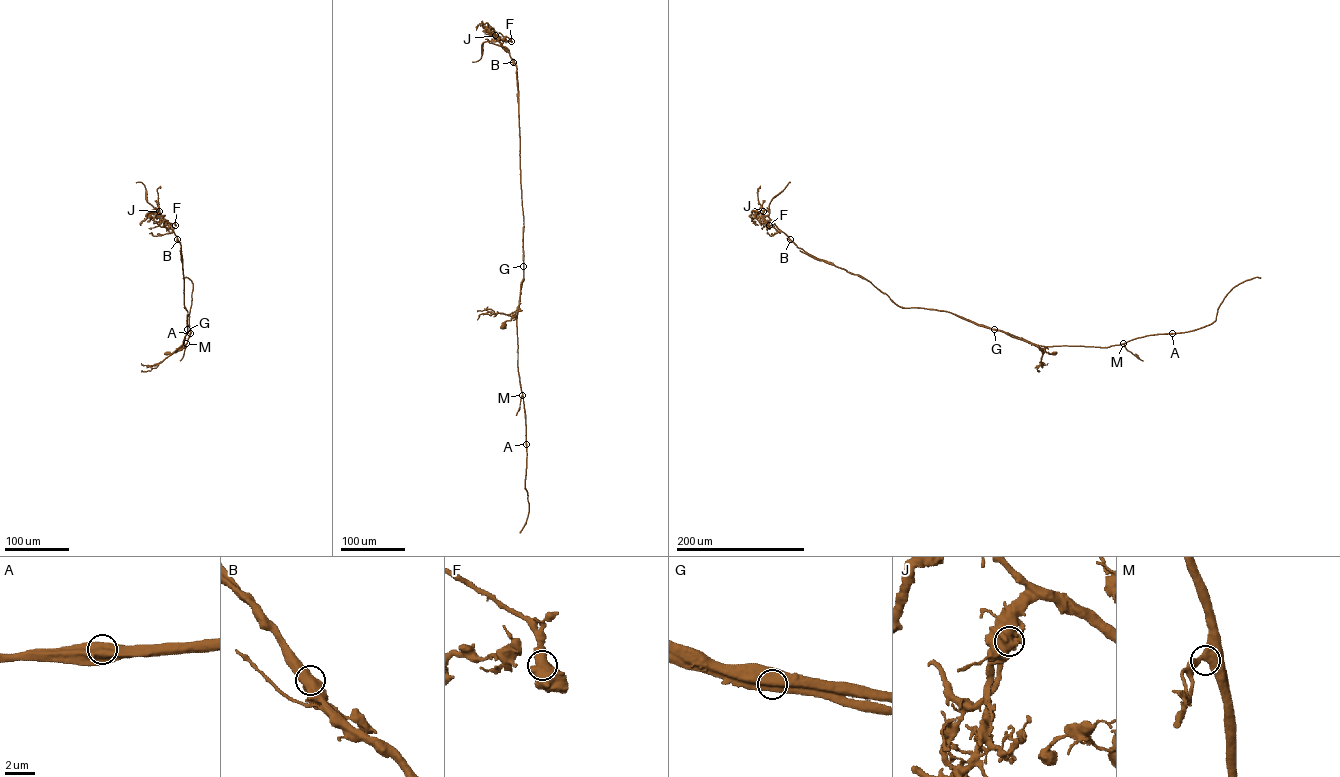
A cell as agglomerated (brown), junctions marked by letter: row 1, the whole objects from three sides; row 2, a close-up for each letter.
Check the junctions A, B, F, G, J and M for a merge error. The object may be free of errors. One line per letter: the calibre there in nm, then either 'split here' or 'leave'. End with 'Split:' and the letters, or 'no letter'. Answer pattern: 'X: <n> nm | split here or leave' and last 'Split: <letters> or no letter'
A: 950 nm | leave
B: 600 nm | leave
F: 650 nm | leave
G: 1000 nm | split here
J: 850 nm | leave
M: 550 nm | leave
Split: G

